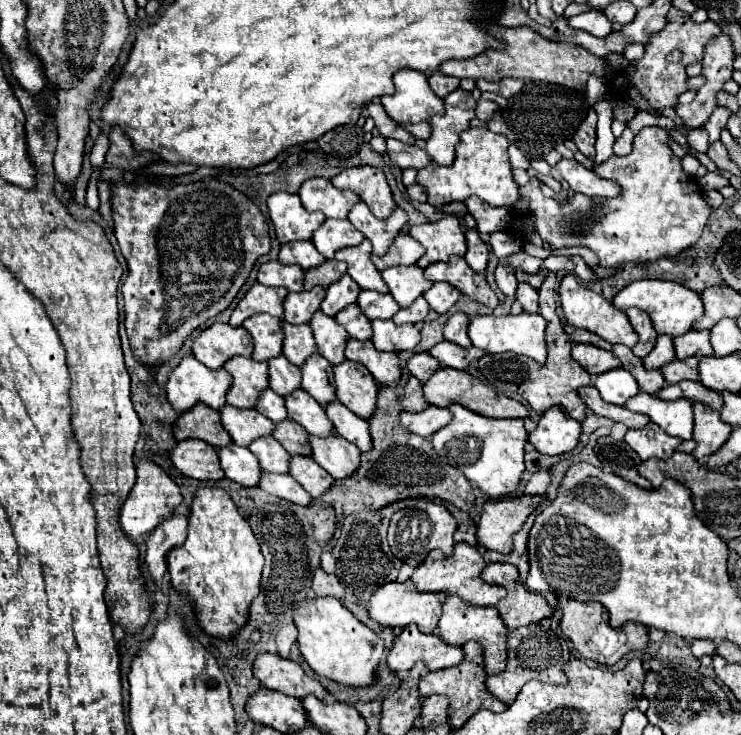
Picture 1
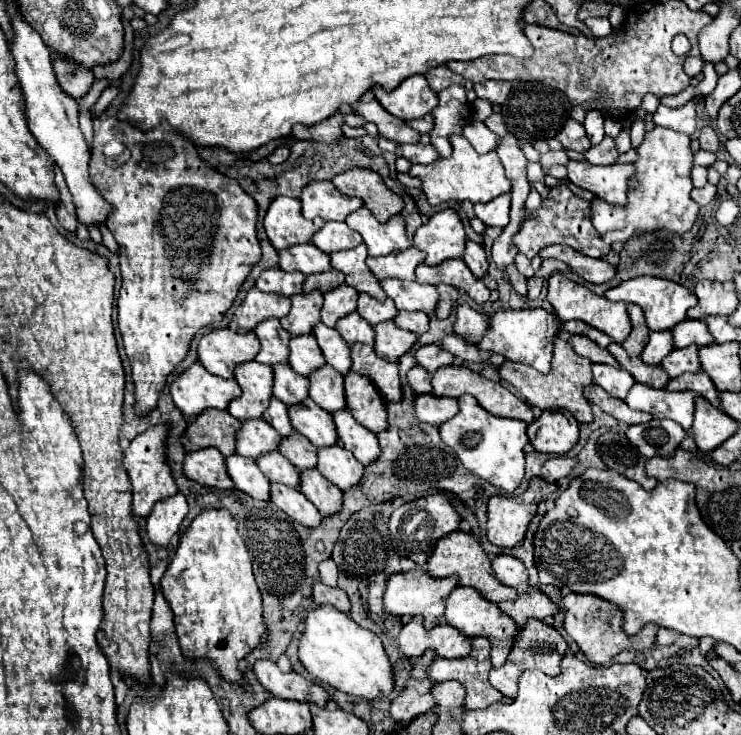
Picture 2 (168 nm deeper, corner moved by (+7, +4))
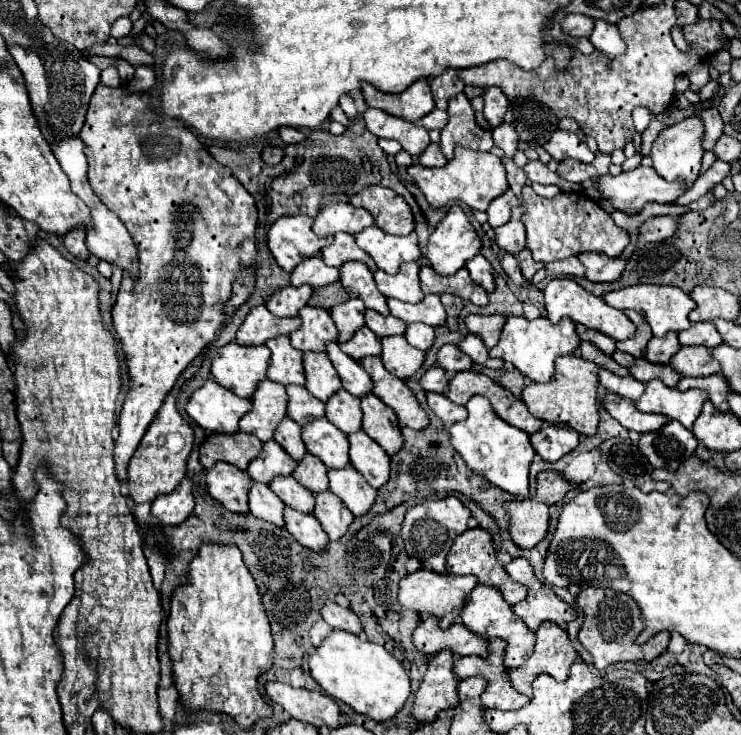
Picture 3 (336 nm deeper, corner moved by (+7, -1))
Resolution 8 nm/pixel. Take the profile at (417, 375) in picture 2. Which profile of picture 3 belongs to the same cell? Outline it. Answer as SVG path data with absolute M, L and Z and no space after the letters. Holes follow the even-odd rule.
M431 367L423 377L421 377L421 387L425 391L433 391L433 393L443 393L447 387L447 373L439 367Z

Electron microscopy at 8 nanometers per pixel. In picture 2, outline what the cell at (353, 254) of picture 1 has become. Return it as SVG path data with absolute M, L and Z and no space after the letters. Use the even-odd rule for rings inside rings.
M359 244L357 248L351 248L351 250L335 252L331 256L333 268L345 274L345 282L349 286L353 286L357 292L365 292L365 294L373 296L375 300L383 302L387 296L381 290L379 280L373 276L373 272L365 264L365 260L367 260L367 246L365 244Z

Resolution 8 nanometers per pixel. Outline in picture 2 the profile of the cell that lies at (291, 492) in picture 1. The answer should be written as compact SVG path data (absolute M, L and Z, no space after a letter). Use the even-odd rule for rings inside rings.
M271 484L271 502L279 510L283 510L289 518L301 522L303 526L317 528L323 520L317 508L299 490L293 490L285 484Z

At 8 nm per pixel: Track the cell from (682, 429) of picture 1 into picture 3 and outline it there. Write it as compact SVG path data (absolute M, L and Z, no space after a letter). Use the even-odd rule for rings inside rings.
M659 379L649 381L645 387L645 393L637 401L637 409L643 413L657 413L667 419L679 421L683 427L691 429L697 415L701 413L701 405L707 399L705 391L689 389L689 391L677 391L671 387L665 387Z

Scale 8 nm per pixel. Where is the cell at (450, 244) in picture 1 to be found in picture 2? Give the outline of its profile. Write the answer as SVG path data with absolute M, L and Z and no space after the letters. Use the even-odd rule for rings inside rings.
M451 208L433 214L415 232L413 238L413 246L417 246L421 252L427 254L425 264L429 266L437 266L443 260L451 258L463 258L465 242L467 236L461 216Z

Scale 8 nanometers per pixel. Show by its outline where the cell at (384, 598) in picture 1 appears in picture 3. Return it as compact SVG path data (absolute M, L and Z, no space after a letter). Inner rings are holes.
M419 569L411 575L405 575L399 581L399 595L397 601L401 607L411 609L419 615L435 615L439 617L439 627L445 629L449 627L453 621L459 619L459 611L465 603L465 599L469 597L469 591L473 591L473 587L477 585L477 579L473 579L473 575L439 575L433 573L429 569Z

